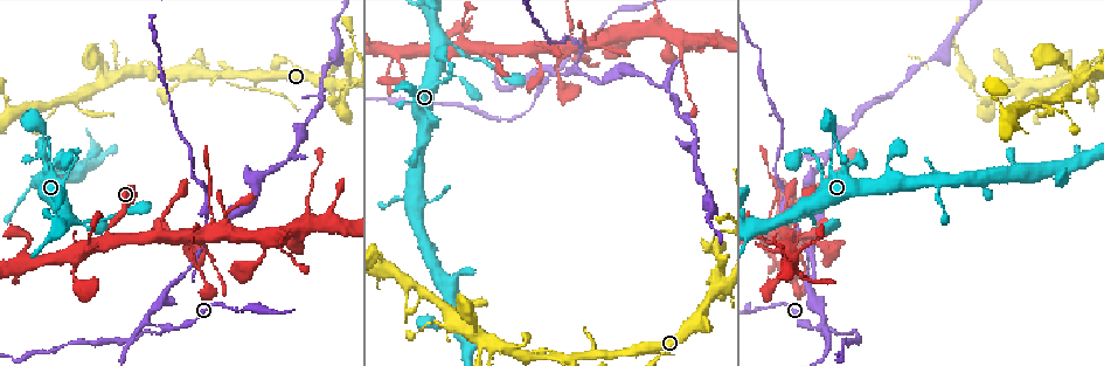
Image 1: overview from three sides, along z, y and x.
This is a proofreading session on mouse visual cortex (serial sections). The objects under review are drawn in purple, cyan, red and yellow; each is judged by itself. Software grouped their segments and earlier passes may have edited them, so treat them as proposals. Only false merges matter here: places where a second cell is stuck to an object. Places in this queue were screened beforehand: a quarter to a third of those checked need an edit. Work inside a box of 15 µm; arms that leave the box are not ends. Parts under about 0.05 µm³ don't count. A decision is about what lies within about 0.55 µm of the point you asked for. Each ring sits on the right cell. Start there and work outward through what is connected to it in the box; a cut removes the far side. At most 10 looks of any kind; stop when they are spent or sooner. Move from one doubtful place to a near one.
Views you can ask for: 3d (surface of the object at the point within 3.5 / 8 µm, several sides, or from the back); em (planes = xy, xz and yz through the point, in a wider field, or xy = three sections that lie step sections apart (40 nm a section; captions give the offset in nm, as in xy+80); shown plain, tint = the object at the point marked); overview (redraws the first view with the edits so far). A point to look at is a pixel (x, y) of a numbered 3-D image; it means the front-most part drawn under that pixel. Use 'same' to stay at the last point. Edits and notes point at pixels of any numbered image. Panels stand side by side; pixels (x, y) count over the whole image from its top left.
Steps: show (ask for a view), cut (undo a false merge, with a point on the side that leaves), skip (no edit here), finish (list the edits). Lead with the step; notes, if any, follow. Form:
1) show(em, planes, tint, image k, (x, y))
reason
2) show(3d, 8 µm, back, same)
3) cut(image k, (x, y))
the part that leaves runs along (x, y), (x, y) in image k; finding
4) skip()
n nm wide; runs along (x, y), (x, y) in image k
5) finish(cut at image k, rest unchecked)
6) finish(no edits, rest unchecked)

show(3d, 3.5 µm, image 1, (167, 330))
calibre changes

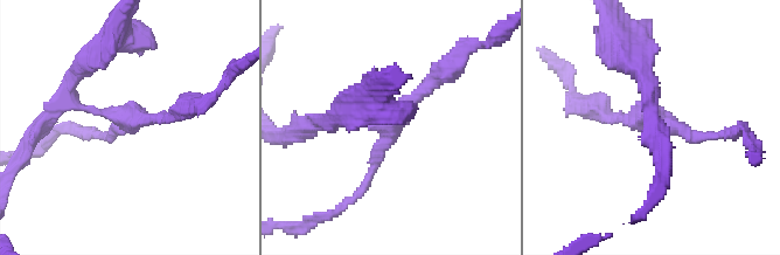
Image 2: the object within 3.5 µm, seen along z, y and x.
show(em, xy, step 2, plain, image 2, (128, 118))
3 arms; arms of 100, 150, 200 nm

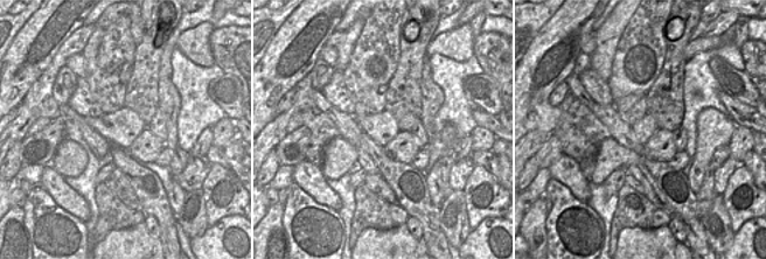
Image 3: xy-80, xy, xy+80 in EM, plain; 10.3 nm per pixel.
show(em, xy, step 2, tint, same)

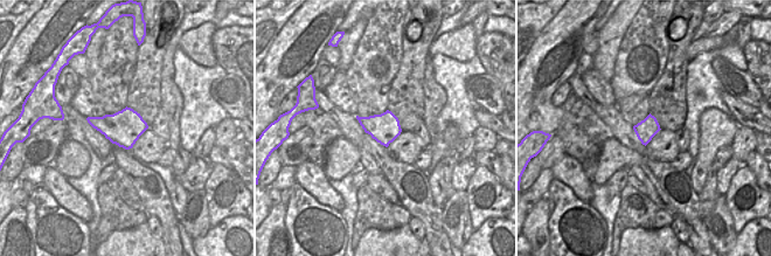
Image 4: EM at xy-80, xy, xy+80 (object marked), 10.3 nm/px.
cut(image 2, (60, 102))
the part that leaves runs along (103, 112), (81, 109), (67, 84), (106, 41) in image 2; a second cell is stuck on

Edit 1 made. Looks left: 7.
show(overview)
redraw

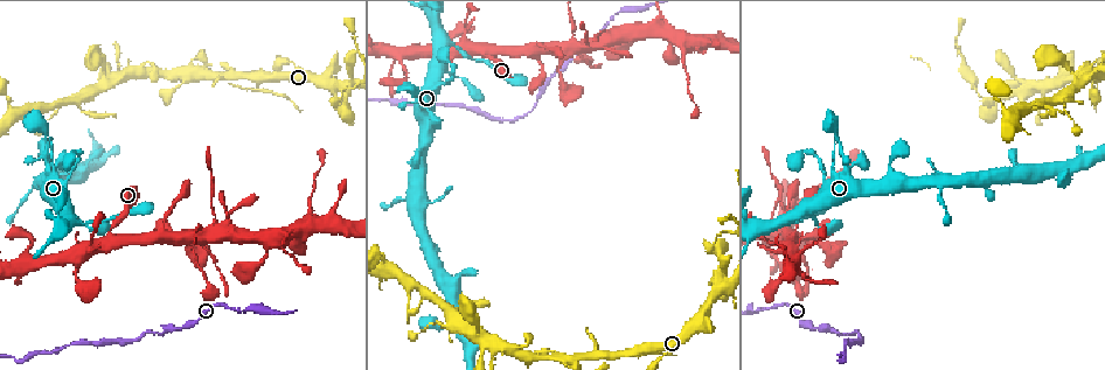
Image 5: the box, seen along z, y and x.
show(3d, 8 µm, image 5, (1027, 87))
sharp bend

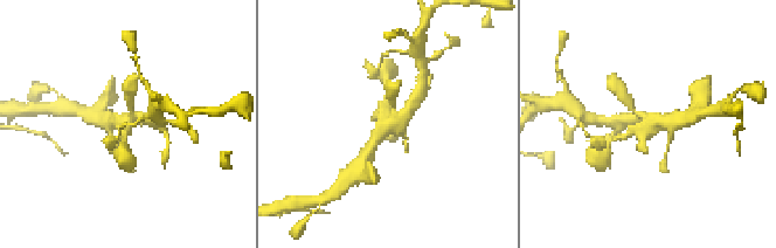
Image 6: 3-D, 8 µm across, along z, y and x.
show(em, xy, step 5, tint, image 6, (385, 127))

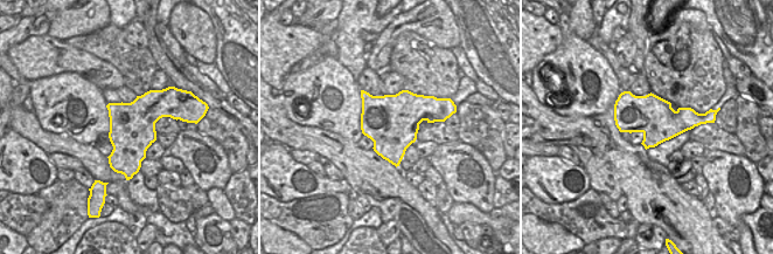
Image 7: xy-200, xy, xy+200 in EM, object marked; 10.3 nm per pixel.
skip()
all the same cell

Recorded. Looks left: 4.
show(em, xy, step 2, tint, image 5, (1091, 81))
branch point

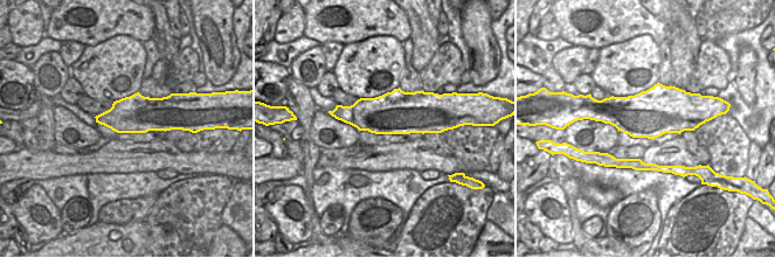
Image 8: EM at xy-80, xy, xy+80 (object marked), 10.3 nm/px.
show(3d, 3.5 µm, same)

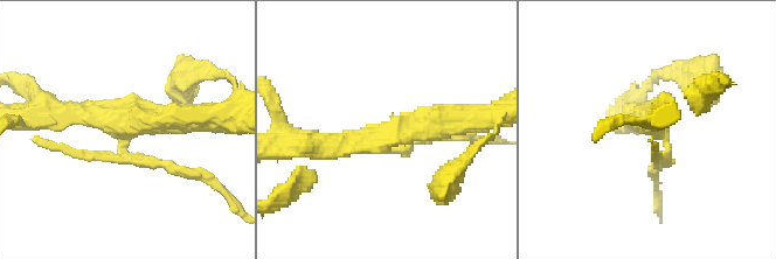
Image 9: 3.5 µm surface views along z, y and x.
cut(image 9, (78, 154))
the part that leaves runs along (122, 144), (129, 158), (219, 187) in image 9; a second cell is stuck on

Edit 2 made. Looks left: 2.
show(3d, 3.5 µm, image 5, (448, 45))
branch point

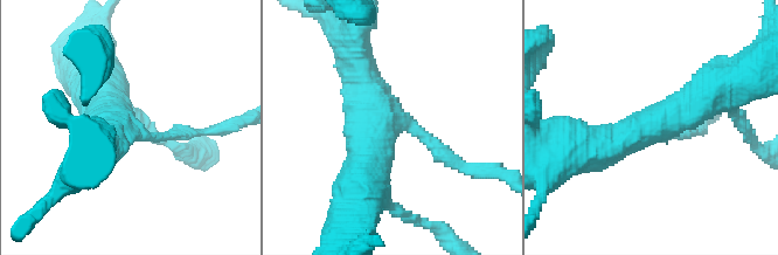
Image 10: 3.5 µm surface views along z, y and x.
show(em, planes, tint, image 10, (128, 124))
3 arms; arms of 150, 450, 600 nm; shape alone is not enough

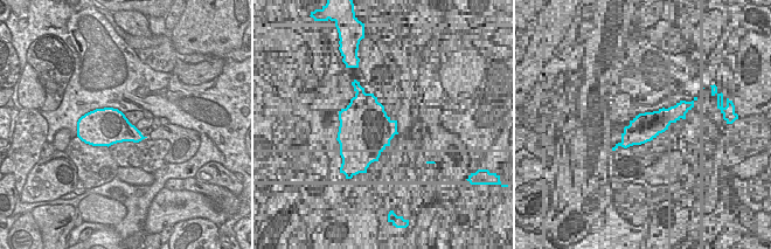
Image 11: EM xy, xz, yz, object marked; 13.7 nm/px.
skip()
runs along (723, 87), (595, 151) in image 10; one cell here

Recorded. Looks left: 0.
finish(cut at image 2, cut at image 9, rest unchecked)

